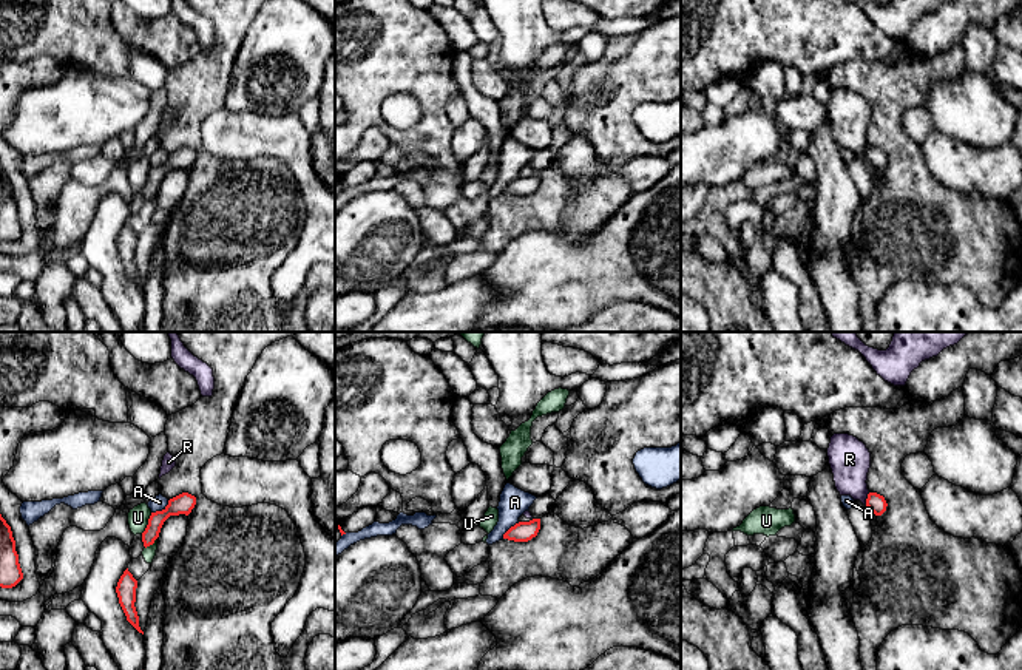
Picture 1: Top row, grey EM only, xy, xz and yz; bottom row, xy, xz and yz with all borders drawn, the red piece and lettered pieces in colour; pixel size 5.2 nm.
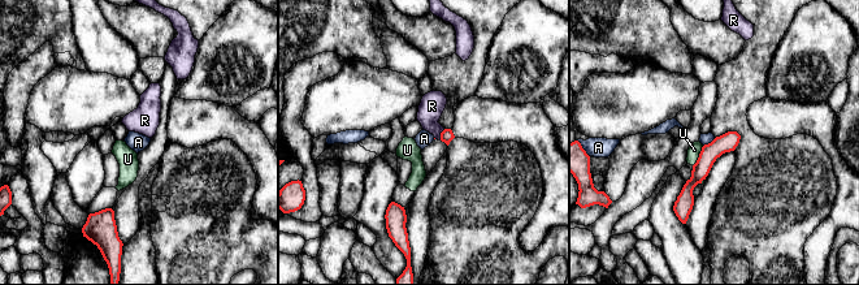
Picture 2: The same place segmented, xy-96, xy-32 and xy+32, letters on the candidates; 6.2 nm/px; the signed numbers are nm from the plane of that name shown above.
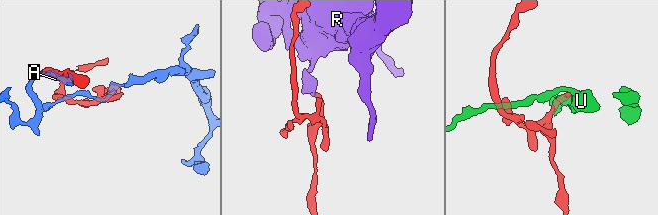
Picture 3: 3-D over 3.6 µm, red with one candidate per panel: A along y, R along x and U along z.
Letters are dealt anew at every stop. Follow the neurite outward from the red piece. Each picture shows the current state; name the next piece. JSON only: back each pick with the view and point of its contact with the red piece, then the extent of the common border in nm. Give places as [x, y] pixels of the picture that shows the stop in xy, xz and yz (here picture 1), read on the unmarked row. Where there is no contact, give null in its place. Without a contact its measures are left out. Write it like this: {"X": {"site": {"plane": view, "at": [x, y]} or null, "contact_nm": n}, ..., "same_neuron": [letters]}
{"same_neuron": []}

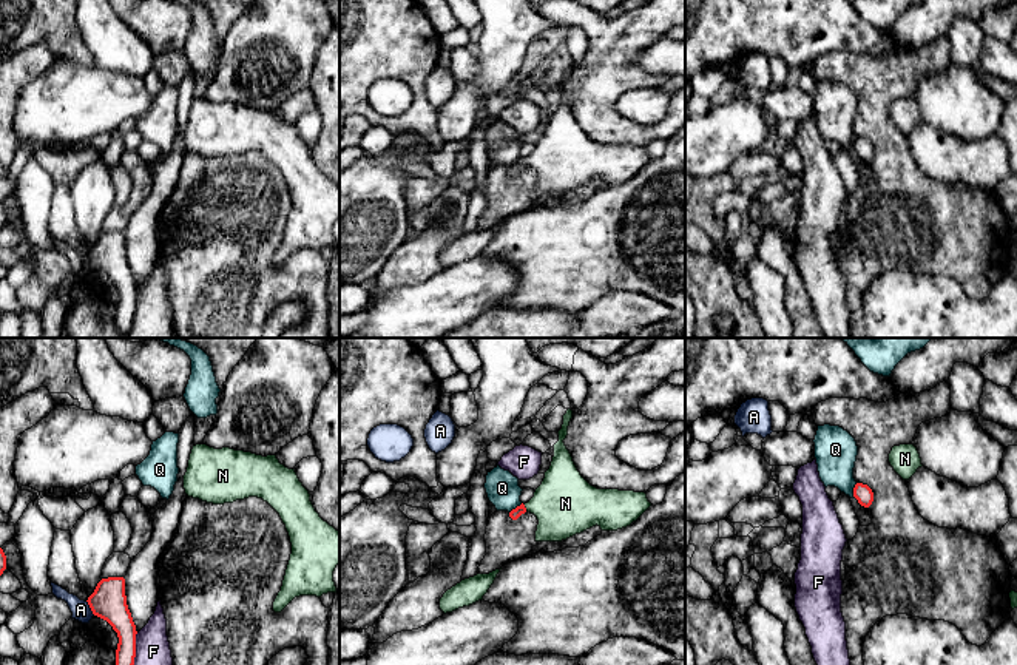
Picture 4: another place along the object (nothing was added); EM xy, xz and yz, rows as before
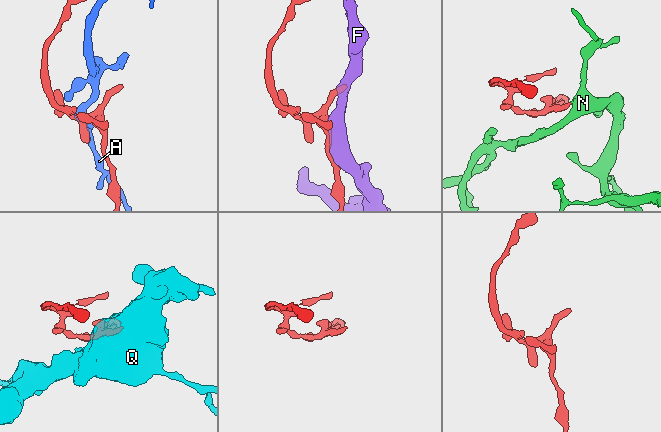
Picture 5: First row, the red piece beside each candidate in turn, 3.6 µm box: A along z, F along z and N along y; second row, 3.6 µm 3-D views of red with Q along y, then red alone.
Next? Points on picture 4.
{"N": {"site": {"plane": "xz", "at": [525, 162]}, "contact_nm": 40}, "same_neuron": ["N"]}

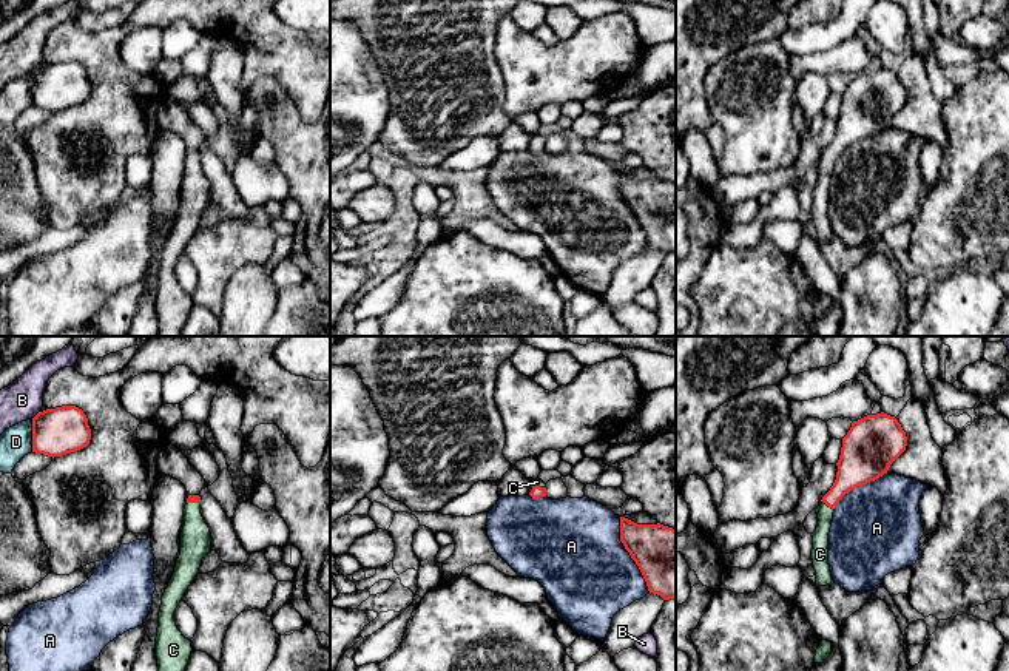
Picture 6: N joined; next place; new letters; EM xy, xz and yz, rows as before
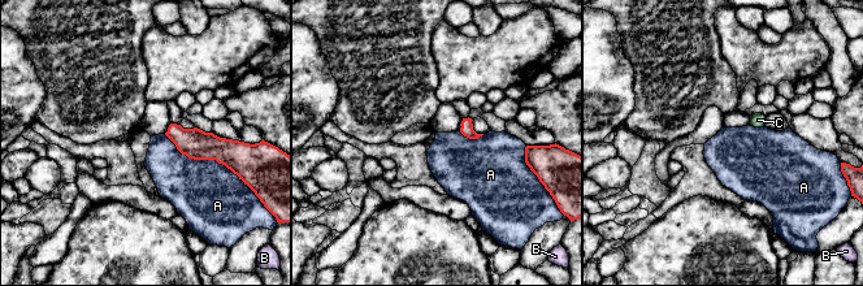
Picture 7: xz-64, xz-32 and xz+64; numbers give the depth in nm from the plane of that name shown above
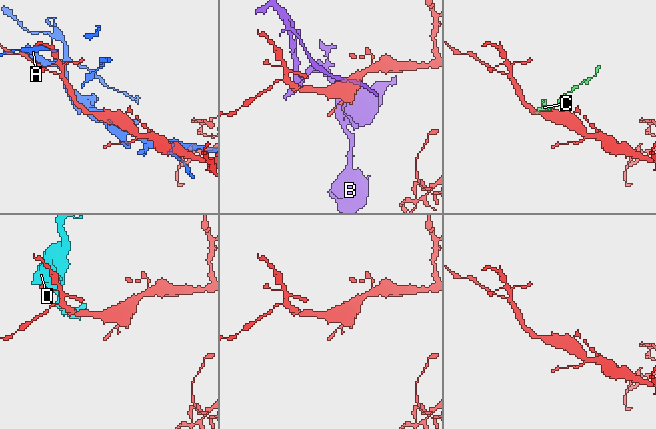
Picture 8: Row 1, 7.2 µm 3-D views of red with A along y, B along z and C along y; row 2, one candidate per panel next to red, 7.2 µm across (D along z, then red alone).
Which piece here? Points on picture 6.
{"C": {"site": {"plane": "yz", "at": [827, 159]}, "contact_nm": 90}, "same_neuron": ["C"]}

